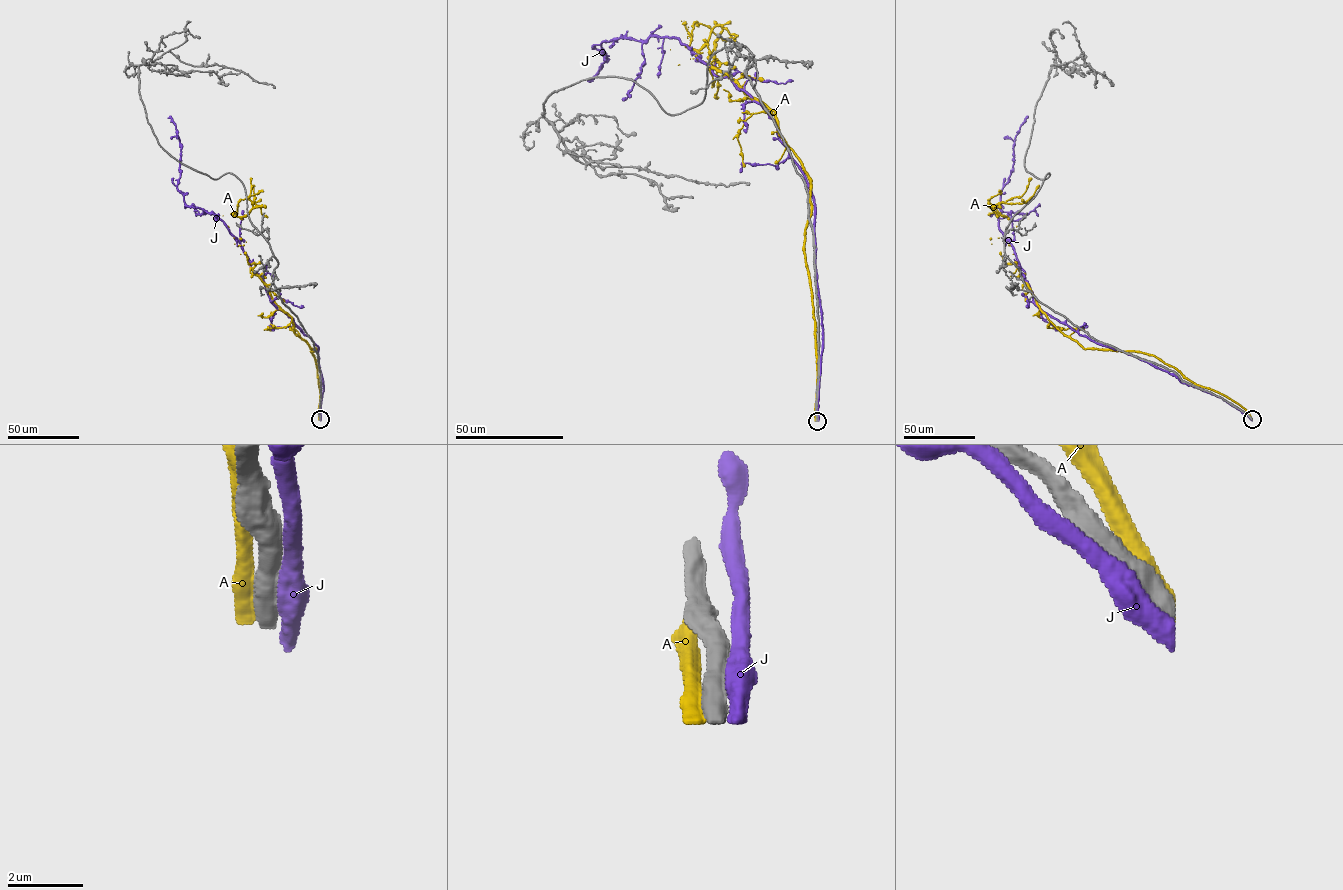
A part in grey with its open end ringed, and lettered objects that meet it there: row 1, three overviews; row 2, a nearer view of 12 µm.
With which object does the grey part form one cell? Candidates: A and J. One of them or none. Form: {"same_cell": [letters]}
{"same_cell": []}

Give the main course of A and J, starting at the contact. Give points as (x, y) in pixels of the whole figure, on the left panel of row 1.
A: (319, 419), (315, 350), (295, 333), (292, 318), (235, 244), (240, 217), (257, 205), (253, 185)
J: (320, 420), (323, 386), (318, 347), (274, 305), (227, 226), (184, 202), (177, 188), (181, 144), (168, 118)

